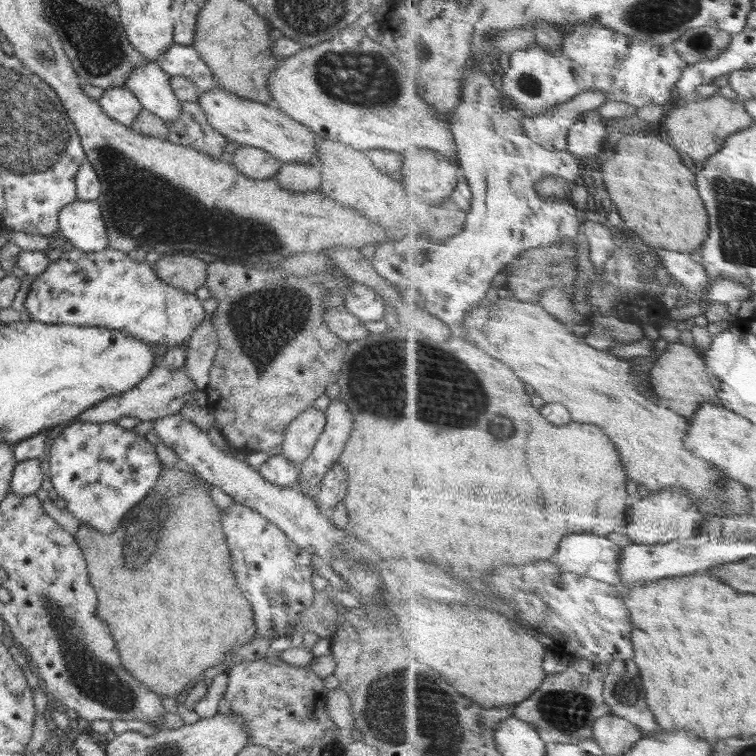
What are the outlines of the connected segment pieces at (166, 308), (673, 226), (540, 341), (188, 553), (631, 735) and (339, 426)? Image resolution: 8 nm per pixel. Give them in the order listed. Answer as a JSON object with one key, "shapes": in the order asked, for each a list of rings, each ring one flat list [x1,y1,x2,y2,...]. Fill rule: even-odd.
{"shapes":[[[74,247,63,252,60,258,50,261,48,268,35,277,25,298,28,320,44,324,66,324,74,326,100,326,116,332,124,332,135,340,142,341,154,351,156,348,189,348,192,332,202,324,207,314,194,293,187,293,164,282,148,262,132,260,124,251,104,248,100,252,84,252]],[[665,135,626,136,613,146,616,156,603,165,603,176,624,224,649,246,679,253,701,250,711,235,710,214,700,196,696,174,684,164]],[[484,298,479,307,468,314,466,328,470,333,467,340,510,365,521,379,535,388,546,403,561,402,570,409,574,421,594,423,604,428,619,448,620,457,632,481,643,484,651,492,666,488,684,488,696,505,710,512,707,520,728,517,724,480,731,478,718,465,688,450,684,438,692,428,691,419,662,401,656,401,652,396,646,395,646,389,640,387,640,381,636,381,636,376,632,373,631,360,621,360,612,352,590,346,585,338,574,334,571,325,560,321,540,302,524,302,510,298,499,298,492,302]],[[164,468,156,486,148,492,148,496,144,500,131,508,129,517,120,522,120,526,112,532,112,534,102,534,96,528,88,526,88,524,81,524,75,534,75,540,80,548,81,554,87,563,87,574,97,594,97,616,109,628,116,642,115,648,118,650,121,662,124,668,136,678,141,684,144,684,148,689,151,689,156,695,161,698,168,696,168,698,176,697,190,684,194,682,206,670,212,666,222,663,222,660,234,652,236,646,242,646,250,642,256,635,256,626,253,622,253,613,250,604,244,598,244,594,236,585,235,574,231,570,231,559,228,545,226,543,226,536,222,530,222,514,221,509,218,508,210,497,210,490,212,486,205,482,196,482,194,476,185,469]],[[616,714,599,718,595,724,594,738,608,755,630,752,645,736,640,726]],[[339,398,328,404,324,430,320,433,313,451,299,466,300,484,297,489,306,495,316,491,326,473,339,462,340,455,352,432,353,412]]]}

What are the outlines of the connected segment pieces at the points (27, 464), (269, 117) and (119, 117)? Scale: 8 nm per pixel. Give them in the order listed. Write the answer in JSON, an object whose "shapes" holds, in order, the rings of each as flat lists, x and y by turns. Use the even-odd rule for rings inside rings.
{"shapes":[[[42,458,22,460,17,462,10,479,10,494,16,496,26,496,34,494,41,488,41,484,46,477,44,462]],[[220,87,201,94,198,102,208,123,229,142,265,150,281,163,314,164,316,147,323,139,274,105,253,102]],[[125,86,113,87,104,91,97,104,112,120,126,127,131,126,138,113,143,110,140,102]]]}

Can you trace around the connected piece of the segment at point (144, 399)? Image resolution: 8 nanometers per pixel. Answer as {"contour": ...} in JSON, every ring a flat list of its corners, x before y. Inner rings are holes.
{"contour":[[155,365,148,375,130,390,112,395,92,405,77,417,82,422,94,424,108,421,117,422,123,416,132,416,132,418,138,418,140,421,154,421,158,418,164,418,164,416,180,413,186,402,194,400,195,390,196,384,192,382,192,378,188,378,188,372,184,368,171,370,165,366]]}

